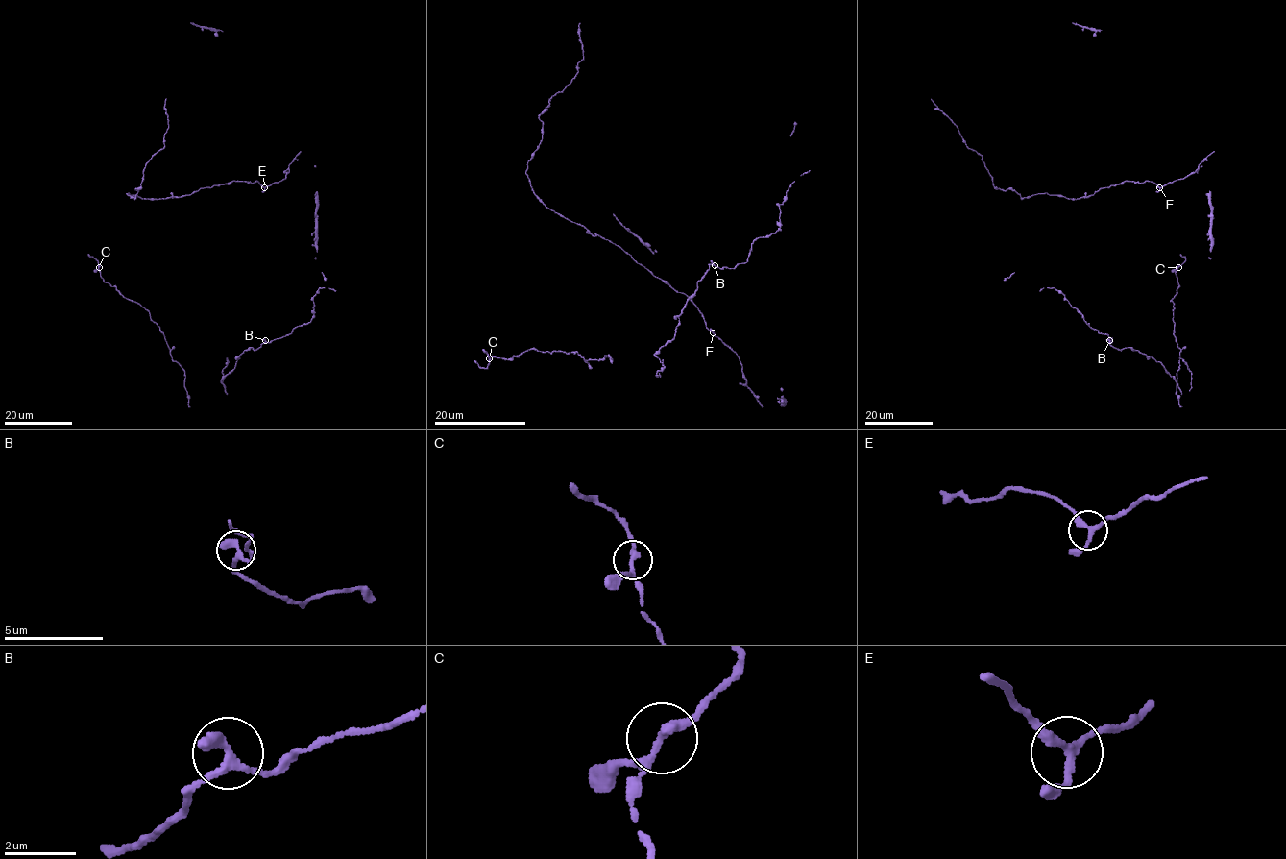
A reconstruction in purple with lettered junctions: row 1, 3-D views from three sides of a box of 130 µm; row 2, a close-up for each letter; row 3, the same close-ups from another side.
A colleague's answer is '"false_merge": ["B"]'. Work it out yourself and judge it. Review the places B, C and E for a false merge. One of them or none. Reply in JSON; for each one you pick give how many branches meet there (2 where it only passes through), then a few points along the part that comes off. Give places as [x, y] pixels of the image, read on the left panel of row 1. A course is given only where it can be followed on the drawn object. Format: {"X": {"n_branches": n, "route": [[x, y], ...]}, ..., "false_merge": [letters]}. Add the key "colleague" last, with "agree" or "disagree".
{"false_merge": [], "colleague": "disagree"}

